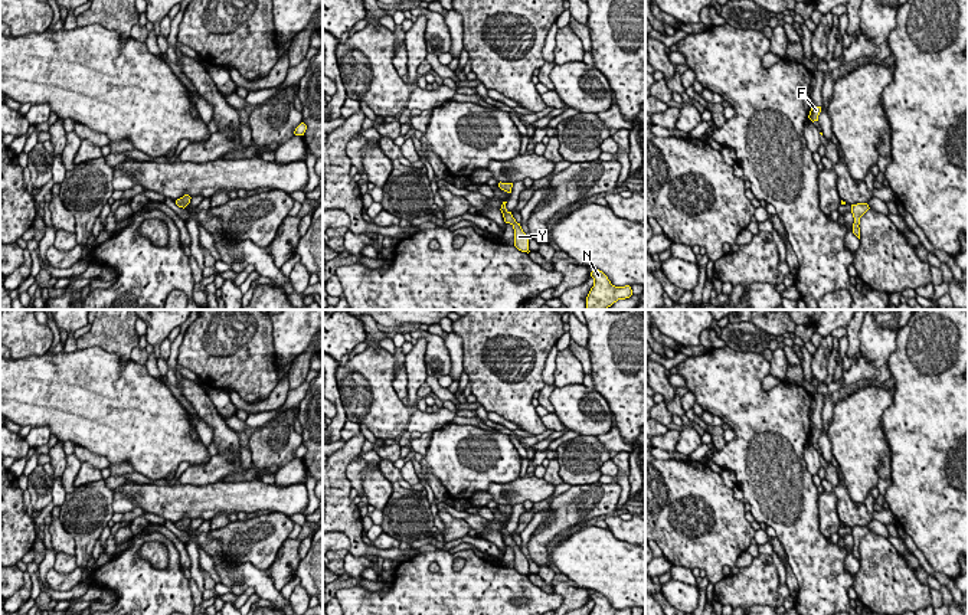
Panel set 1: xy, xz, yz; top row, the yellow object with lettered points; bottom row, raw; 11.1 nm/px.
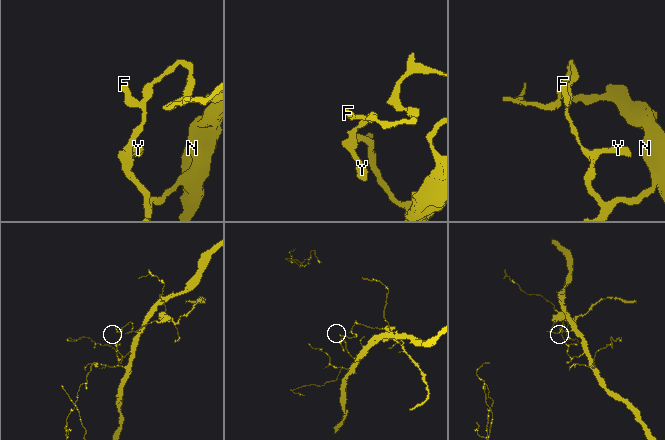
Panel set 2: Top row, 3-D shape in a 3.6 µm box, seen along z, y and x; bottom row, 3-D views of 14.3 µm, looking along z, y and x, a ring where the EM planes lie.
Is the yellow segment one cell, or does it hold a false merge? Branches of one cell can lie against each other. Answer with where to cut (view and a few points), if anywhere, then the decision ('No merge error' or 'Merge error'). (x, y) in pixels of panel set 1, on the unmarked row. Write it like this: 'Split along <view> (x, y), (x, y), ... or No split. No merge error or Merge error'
Split along xy (189, 519), (176, 524). Merge error

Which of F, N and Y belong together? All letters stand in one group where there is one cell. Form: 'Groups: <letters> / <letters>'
Groups: F / N Y

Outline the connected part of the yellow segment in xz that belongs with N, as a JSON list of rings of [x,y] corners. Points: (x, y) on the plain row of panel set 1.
[[[593,592],[591,595],[591,599],[593,601],[593,609],[591,611],[589,615],[632,615],[629,608],[625,609],[612,608],[608,599],[599,592]]]

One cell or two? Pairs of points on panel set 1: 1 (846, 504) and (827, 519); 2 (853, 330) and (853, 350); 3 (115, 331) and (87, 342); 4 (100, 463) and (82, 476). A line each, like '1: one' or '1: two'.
1: two
2: one
3: one
4: two

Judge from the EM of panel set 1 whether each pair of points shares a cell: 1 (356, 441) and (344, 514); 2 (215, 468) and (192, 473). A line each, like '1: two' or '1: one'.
1: one
2: one

